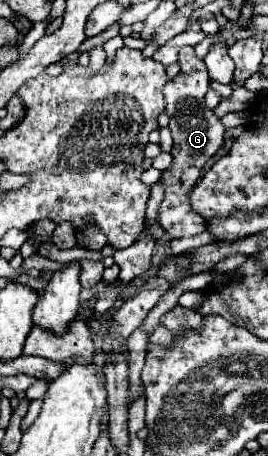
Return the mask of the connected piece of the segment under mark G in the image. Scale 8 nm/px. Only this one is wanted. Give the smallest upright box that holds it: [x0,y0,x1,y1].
[158,47,224,237]

